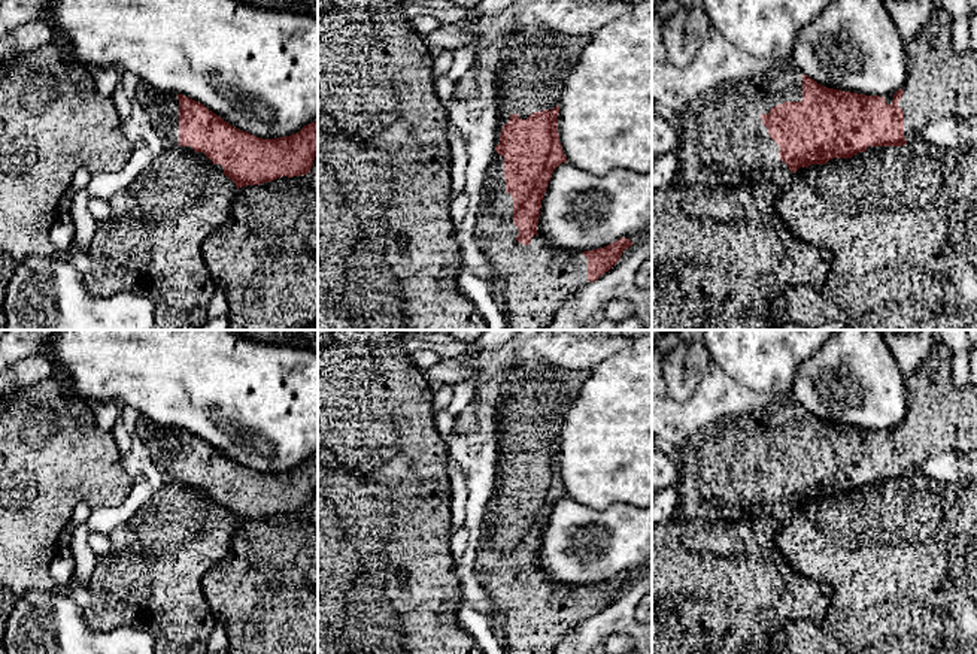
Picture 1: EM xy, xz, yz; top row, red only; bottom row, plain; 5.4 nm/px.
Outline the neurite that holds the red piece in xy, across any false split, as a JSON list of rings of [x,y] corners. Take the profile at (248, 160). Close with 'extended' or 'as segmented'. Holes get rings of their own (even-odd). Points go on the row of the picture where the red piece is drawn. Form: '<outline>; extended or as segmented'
[[[145,82],[137,88],[137,100],[163,139],[178,146],[191,146],[195,152],[204,152],[213,164],[224,167],[224,175],[236,184],[237,190],[282,176],[307,175],[318,155],[318,121],[304,125],[291,136],[263,139],[233,127],[200,102],[173,91],[158,91]]]; extended

